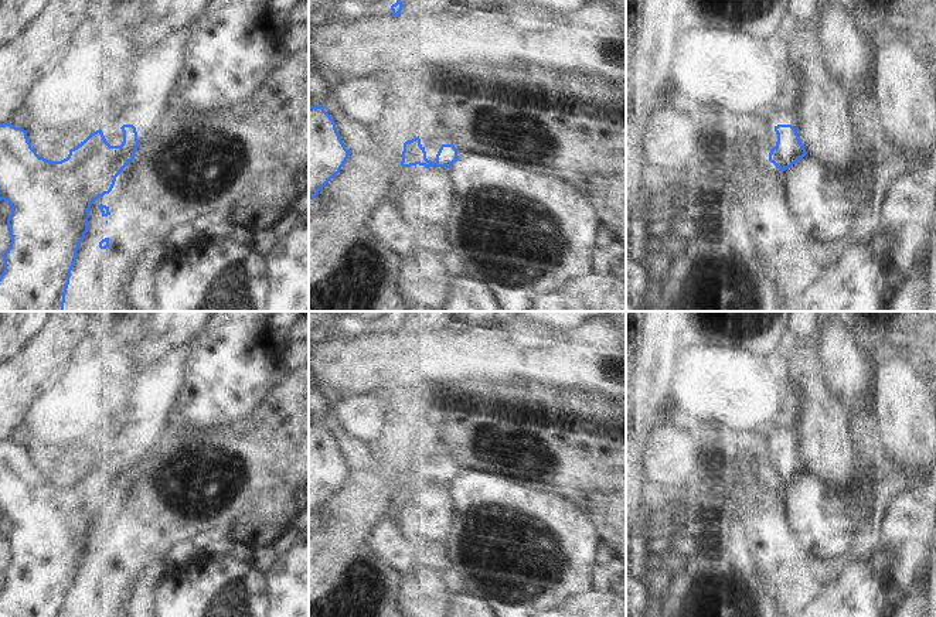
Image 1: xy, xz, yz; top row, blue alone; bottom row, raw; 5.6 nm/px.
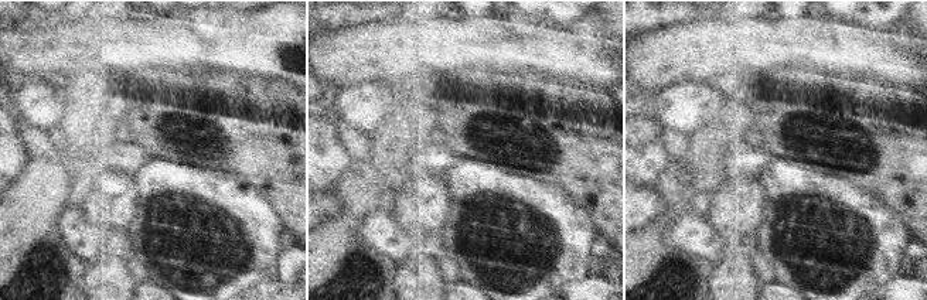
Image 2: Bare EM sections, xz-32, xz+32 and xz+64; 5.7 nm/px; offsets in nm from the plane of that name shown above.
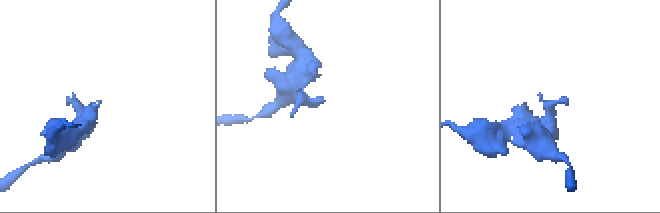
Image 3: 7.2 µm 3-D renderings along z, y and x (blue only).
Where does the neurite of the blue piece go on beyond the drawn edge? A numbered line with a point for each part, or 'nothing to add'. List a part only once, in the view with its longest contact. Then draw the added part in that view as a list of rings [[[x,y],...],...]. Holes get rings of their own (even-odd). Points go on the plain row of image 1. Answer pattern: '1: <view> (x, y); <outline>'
1: xz (432, 460); [[[423,449],[419,451],[421,461],[426,468],[426,475],[432,480],[436,480],[436,471],[442,461],[453,461],[457,466],[457,474],[462,475],[462,473],[466,470],[466,467],[455,457],[450,457],[442,451],[435,453],[426,453]]]

